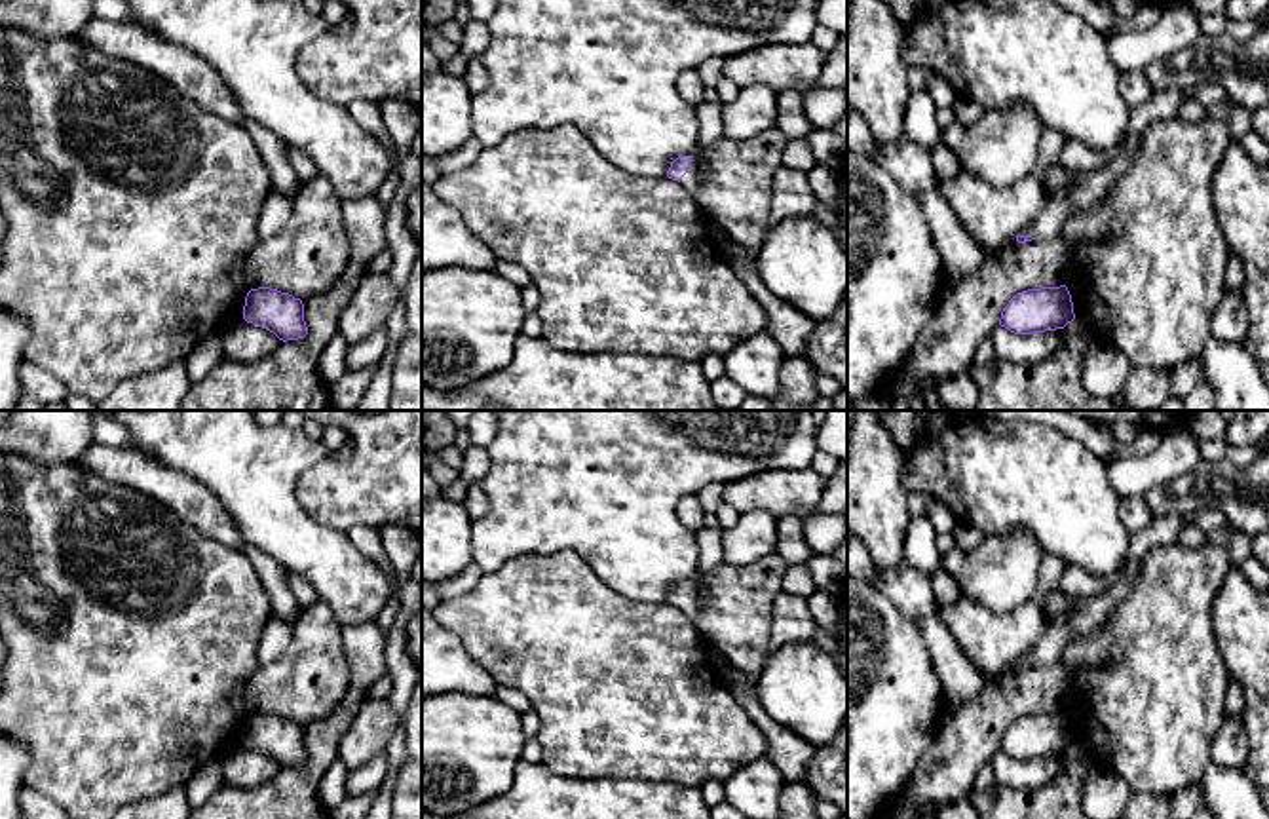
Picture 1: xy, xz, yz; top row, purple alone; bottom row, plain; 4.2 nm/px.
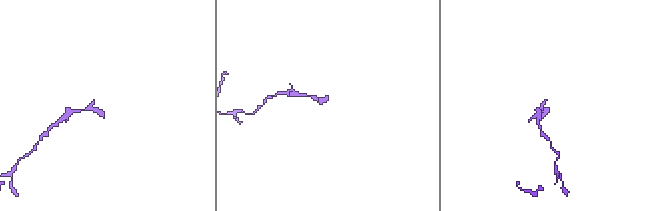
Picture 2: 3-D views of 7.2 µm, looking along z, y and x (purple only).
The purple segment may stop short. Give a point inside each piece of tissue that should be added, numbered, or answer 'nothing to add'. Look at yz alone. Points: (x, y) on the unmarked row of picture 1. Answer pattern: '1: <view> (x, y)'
1: yz (1089, 612)

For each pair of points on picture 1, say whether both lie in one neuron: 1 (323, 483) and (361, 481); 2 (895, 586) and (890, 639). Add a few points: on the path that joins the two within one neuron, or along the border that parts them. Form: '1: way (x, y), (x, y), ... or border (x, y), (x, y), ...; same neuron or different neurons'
1: way (333, 483), (352, 483); same neuron
2: border (872, 582), (924, 635); different neurons

